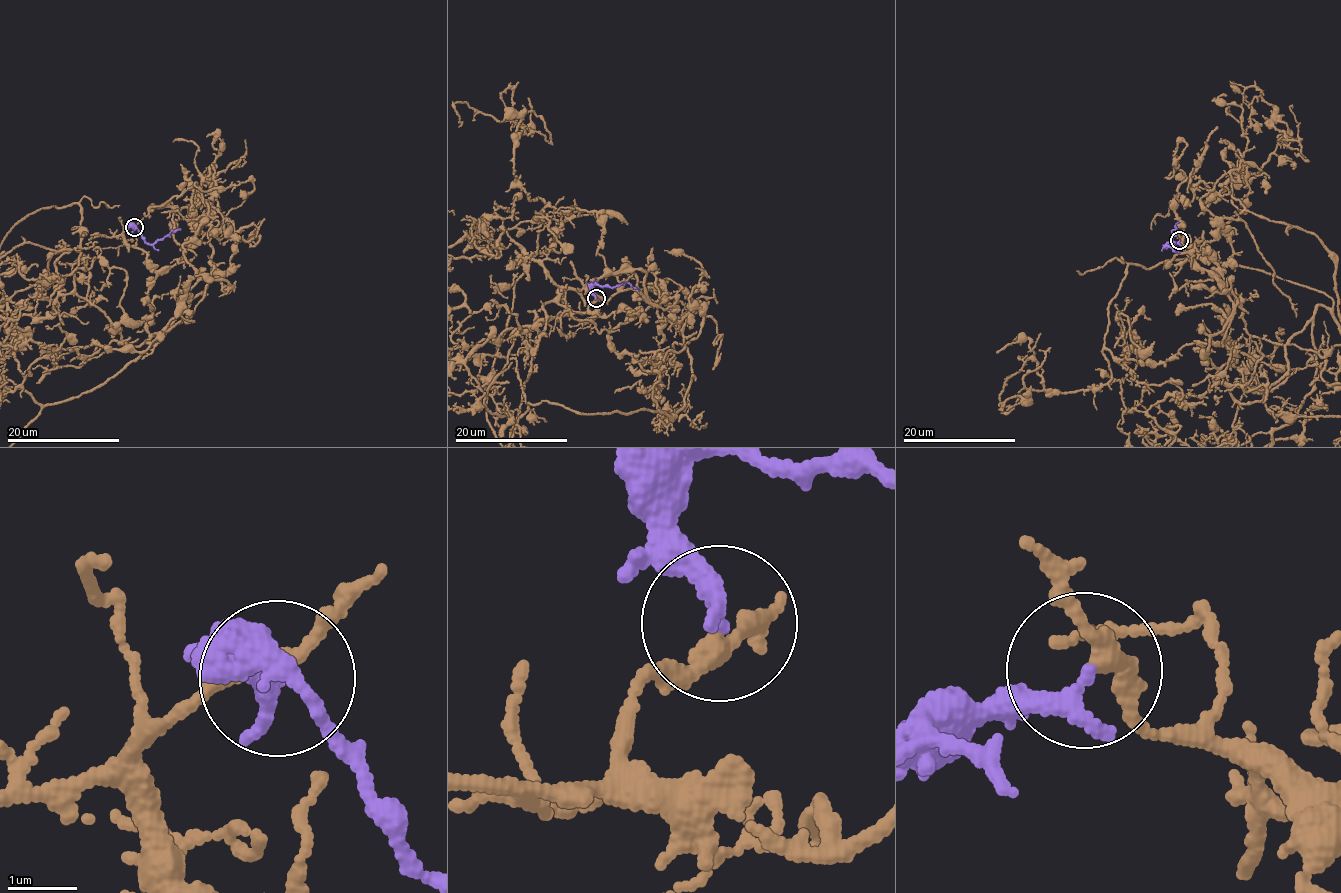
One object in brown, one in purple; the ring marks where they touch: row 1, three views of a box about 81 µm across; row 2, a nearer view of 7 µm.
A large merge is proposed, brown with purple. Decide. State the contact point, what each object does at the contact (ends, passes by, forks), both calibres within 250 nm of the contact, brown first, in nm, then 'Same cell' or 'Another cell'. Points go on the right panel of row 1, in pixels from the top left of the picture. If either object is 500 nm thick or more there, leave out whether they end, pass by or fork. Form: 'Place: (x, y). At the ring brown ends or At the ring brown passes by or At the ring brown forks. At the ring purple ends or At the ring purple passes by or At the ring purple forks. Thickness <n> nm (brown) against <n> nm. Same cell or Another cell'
Place: (1179, 240). At the ring brown passes by. At the ring purple ends. Thickness 220 nm (brown) against 280 nm. Another cell

